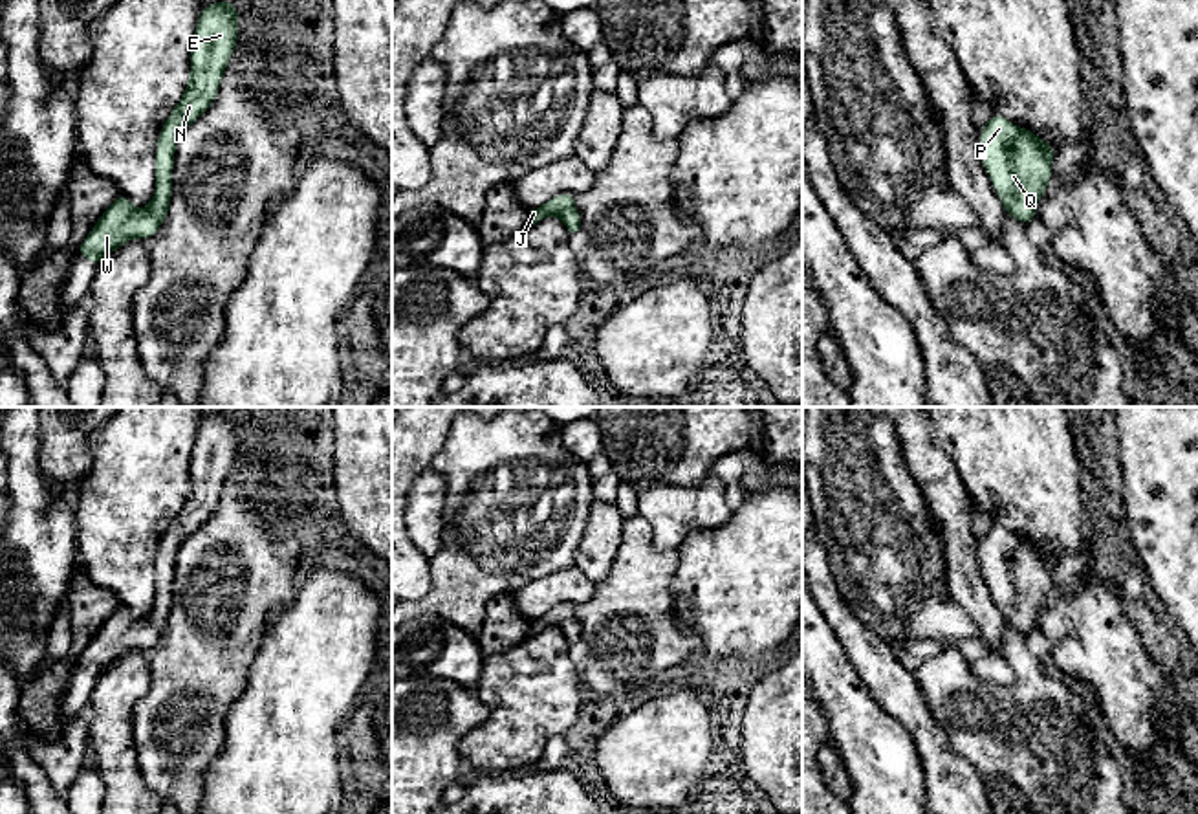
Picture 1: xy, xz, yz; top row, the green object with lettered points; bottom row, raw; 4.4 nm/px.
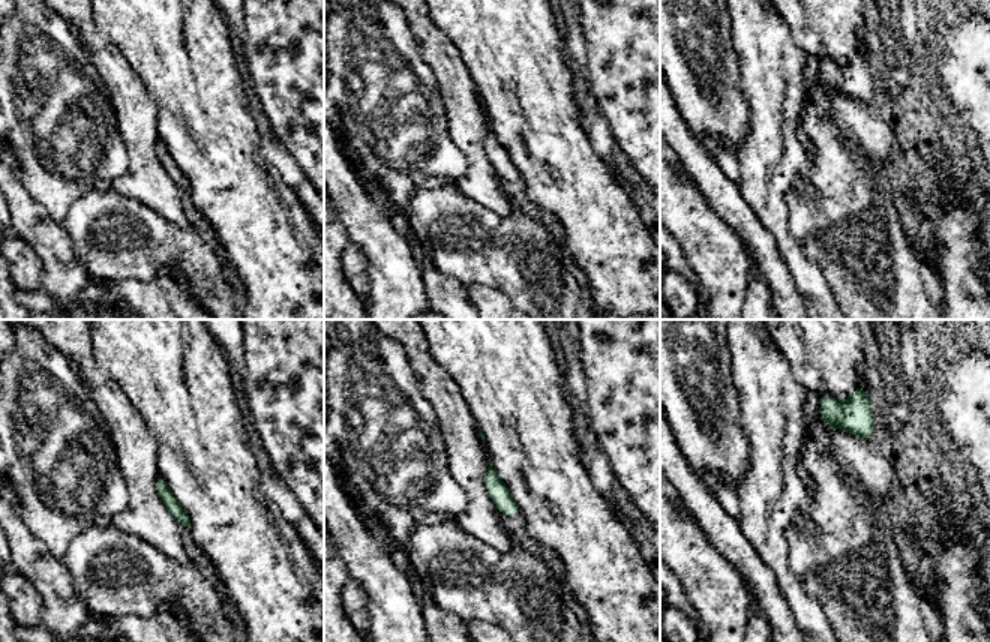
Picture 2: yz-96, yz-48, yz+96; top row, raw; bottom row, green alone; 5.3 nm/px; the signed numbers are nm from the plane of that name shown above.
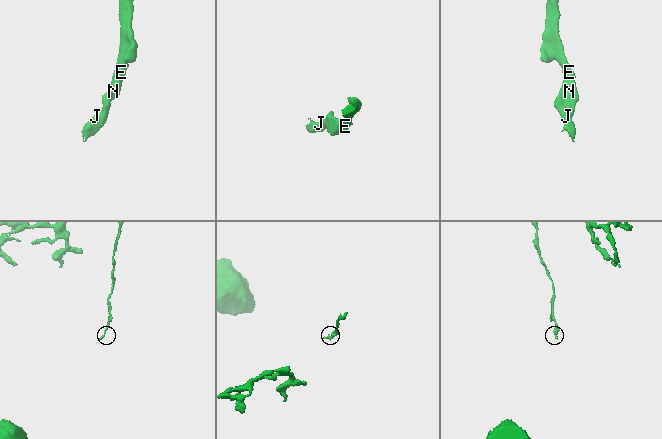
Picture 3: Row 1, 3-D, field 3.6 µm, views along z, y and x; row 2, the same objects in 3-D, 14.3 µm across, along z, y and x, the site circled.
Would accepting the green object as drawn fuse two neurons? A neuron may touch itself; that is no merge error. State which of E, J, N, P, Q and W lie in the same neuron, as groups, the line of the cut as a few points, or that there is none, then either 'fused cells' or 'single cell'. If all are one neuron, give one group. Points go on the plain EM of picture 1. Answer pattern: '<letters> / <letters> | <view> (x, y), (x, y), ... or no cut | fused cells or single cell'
E J N P Q W | no cut | single cell

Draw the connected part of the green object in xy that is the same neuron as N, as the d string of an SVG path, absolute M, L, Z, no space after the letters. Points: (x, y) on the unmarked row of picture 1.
M231 411L209 414L200 422L191 455L187 499L158 546L154 609L147 618L136 620L125 605L119 605L77 660L77 666L86 667L88 673L99 676L121 654L132 649L152 649L165 632L174 600L178 550L212 515L238 453L238 434L238 420Z

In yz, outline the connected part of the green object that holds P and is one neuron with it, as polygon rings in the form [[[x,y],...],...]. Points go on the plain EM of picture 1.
[[[993,524],[986,537],[980,541],[980,570],[989,583],[998,609],[1007,627],[1018,629],[1024,638],[1037,627],[1039,609],[1050,596],[1051,572],[1055,559],[1031,541],[1013,535],[1000,524]]]

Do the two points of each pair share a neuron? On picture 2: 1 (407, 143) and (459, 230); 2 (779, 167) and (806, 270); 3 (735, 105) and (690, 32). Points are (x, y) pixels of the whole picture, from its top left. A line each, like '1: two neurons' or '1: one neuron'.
1: two neurons
2: one neuron
3: one neuron

